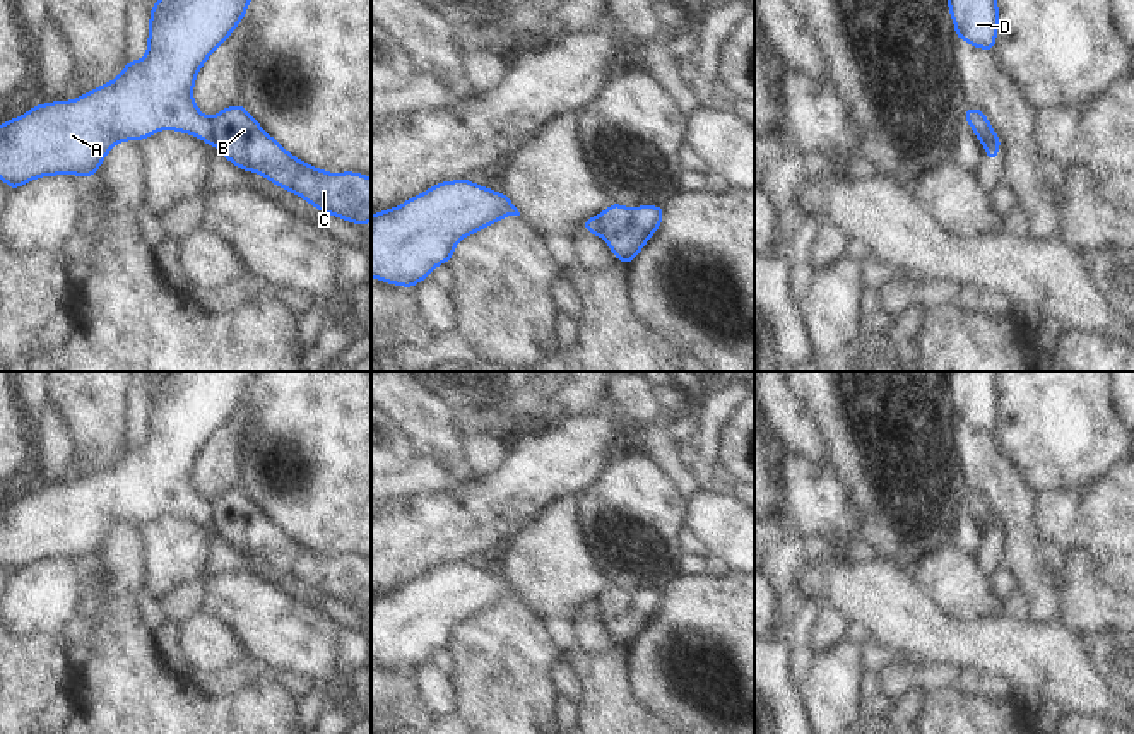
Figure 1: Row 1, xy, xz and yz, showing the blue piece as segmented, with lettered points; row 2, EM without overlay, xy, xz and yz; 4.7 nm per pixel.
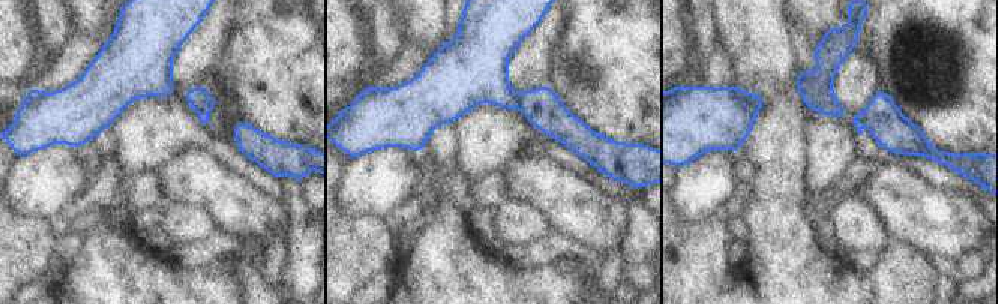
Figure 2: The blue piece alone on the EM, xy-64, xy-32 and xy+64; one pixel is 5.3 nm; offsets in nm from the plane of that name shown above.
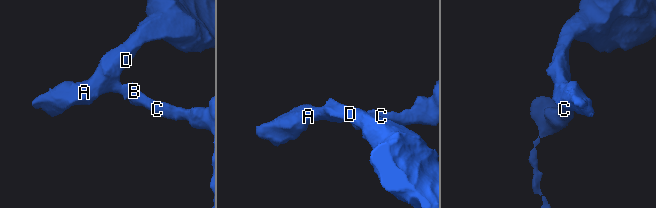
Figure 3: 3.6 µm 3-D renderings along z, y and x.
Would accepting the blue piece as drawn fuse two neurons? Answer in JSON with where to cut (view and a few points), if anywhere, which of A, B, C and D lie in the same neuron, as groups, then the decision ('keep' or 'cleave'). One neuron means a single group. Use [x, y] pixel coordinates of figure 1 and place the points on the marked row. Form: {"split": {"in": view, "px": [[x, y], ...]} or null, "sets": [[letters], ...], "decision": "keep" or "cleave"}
{"split": {"in": "xy", "px": [[211, 118], [218, 146]]}, "sets": [["A", "D"], ["B", "C"]], "decision": "cleave"}

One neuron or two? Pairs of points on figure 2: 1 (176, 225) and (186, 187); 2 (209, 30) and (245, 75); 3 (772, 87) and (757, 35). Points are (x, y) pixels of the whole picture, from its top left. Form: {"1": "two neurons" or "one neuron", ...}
{"1": "two neurons", "2": "two neurons", "3": "one neuron"}

